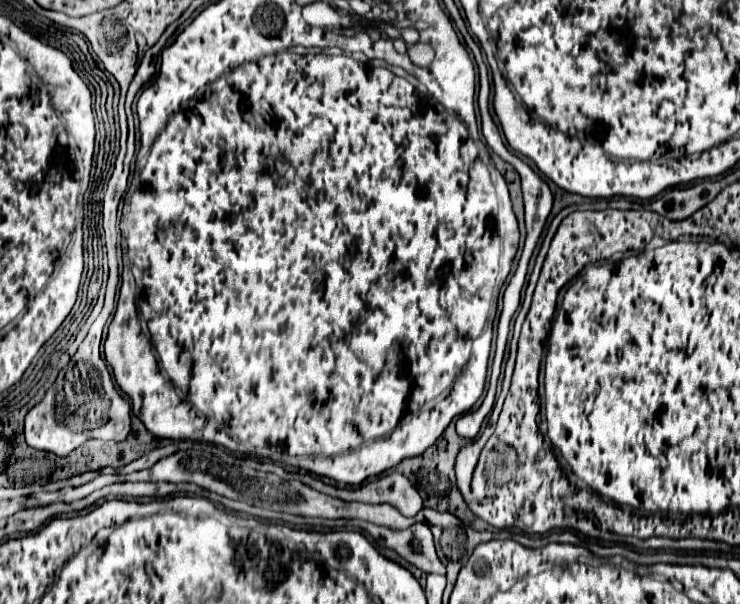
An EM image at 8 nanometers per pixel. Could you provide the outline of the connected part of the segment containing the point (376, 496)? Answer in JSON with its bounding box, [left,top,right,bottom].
[310,472,422,516]

